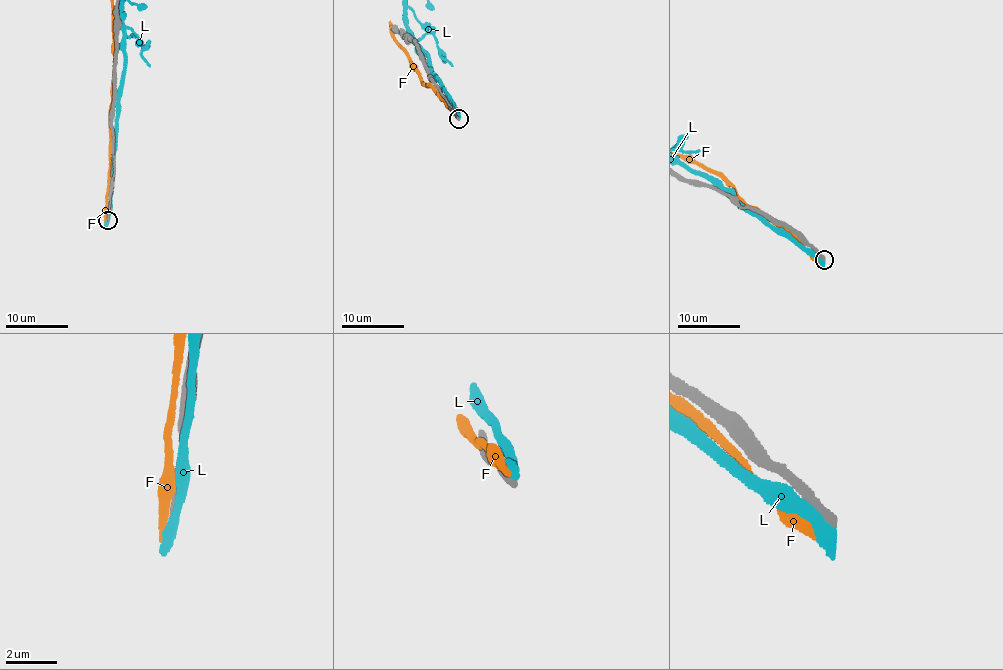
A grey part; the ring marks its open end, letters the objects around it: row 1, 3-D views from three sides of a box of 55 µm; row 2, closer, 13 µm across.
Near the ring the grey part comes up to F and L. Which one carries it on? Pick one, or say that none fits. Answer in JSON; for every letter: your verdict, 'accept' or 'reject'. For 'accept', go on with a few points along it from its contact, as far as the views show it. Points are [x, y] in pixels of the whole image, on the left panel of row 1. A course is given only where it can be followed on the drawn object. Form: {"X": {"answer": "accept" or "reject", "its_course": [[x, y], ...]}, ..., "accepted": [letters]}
{"F": {"answer": "reject"}, "L": {"answer": "reject"}, "accepted": []}

